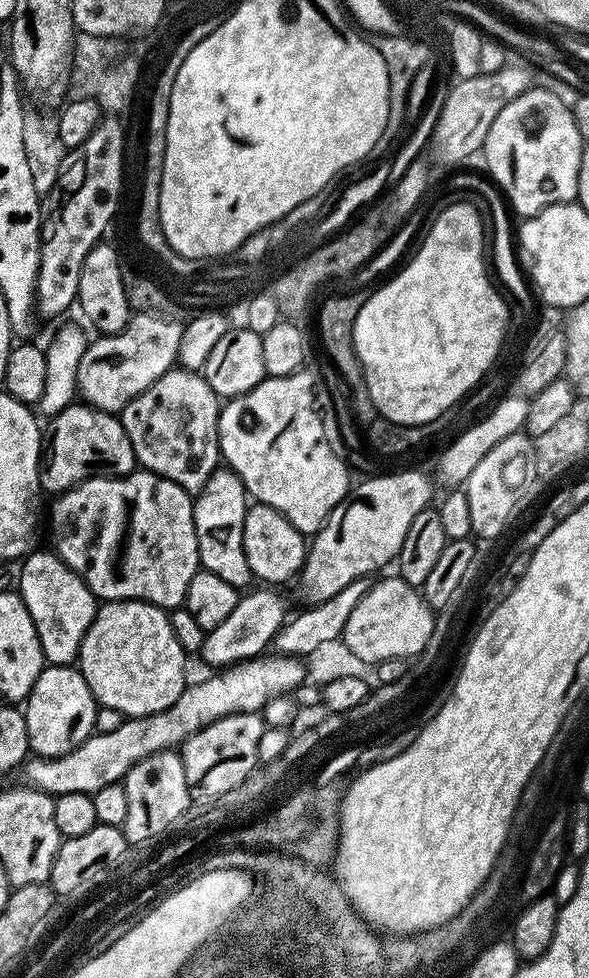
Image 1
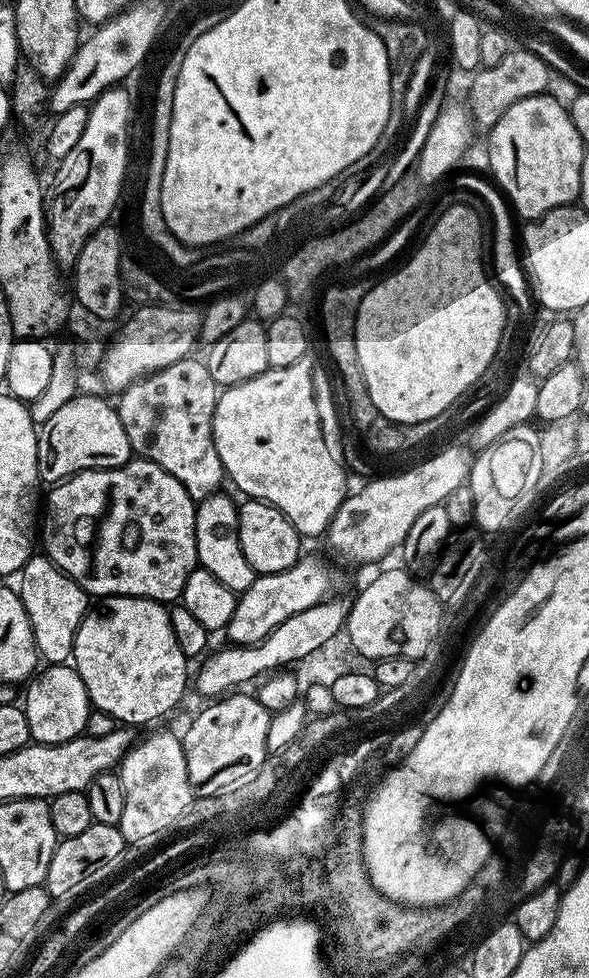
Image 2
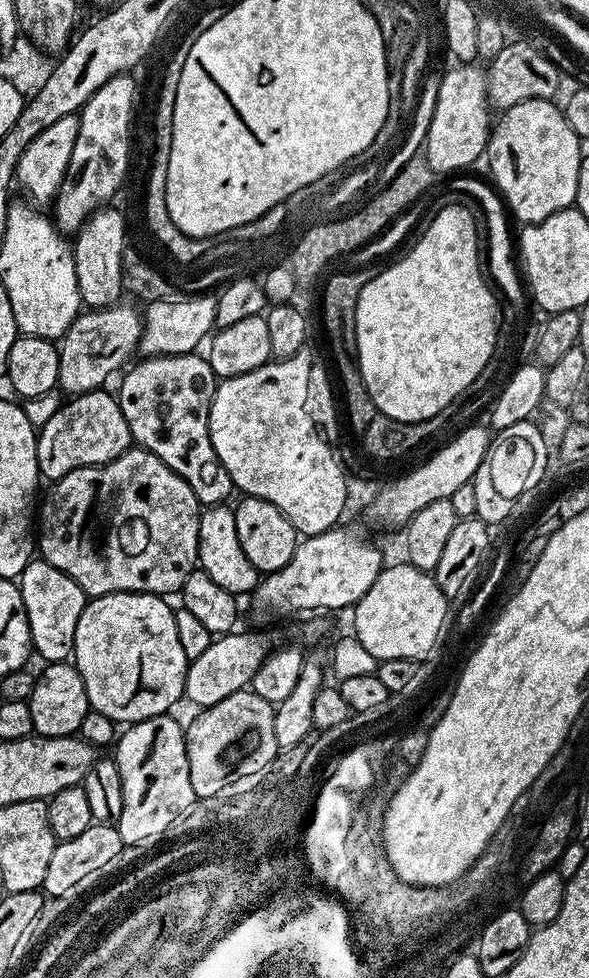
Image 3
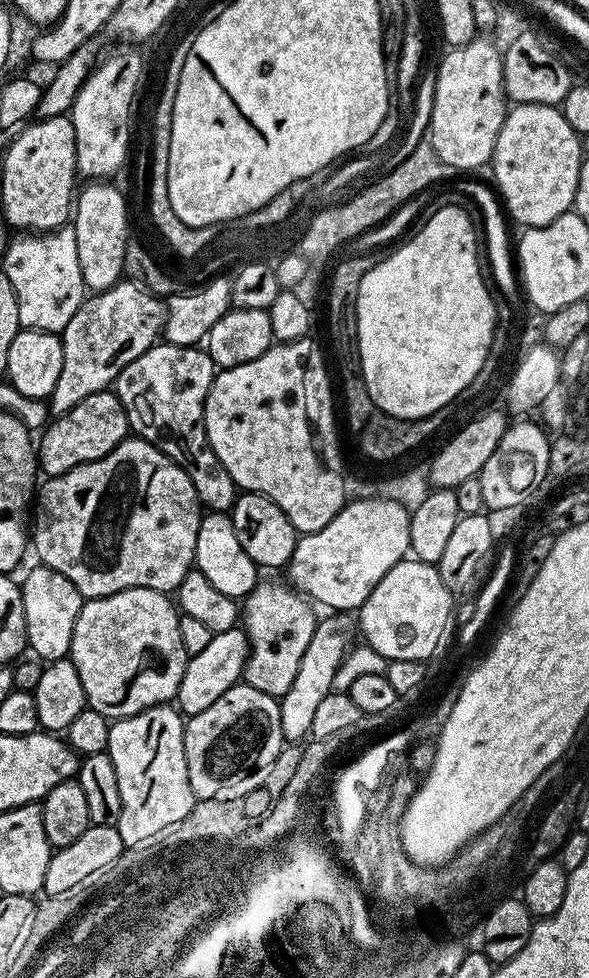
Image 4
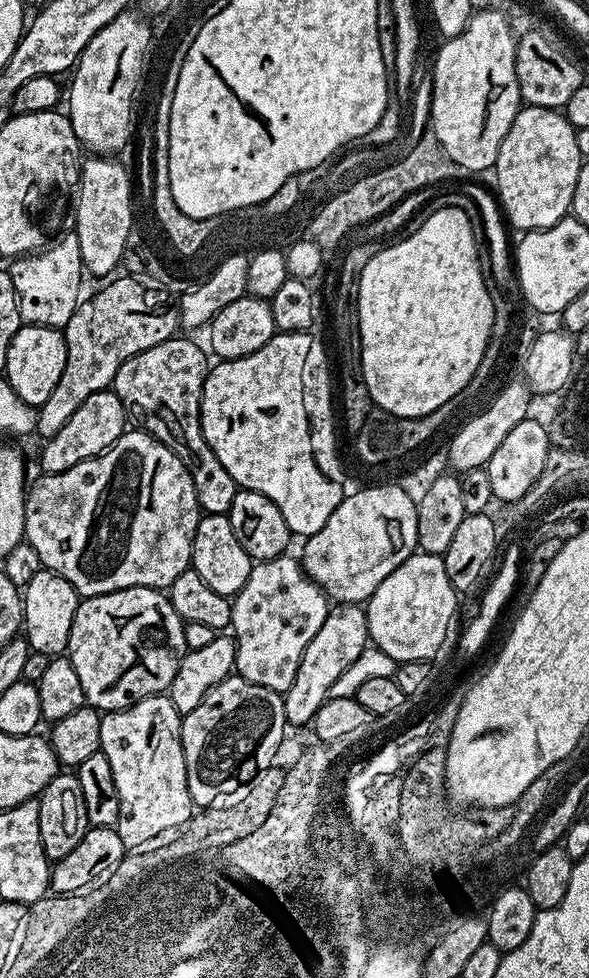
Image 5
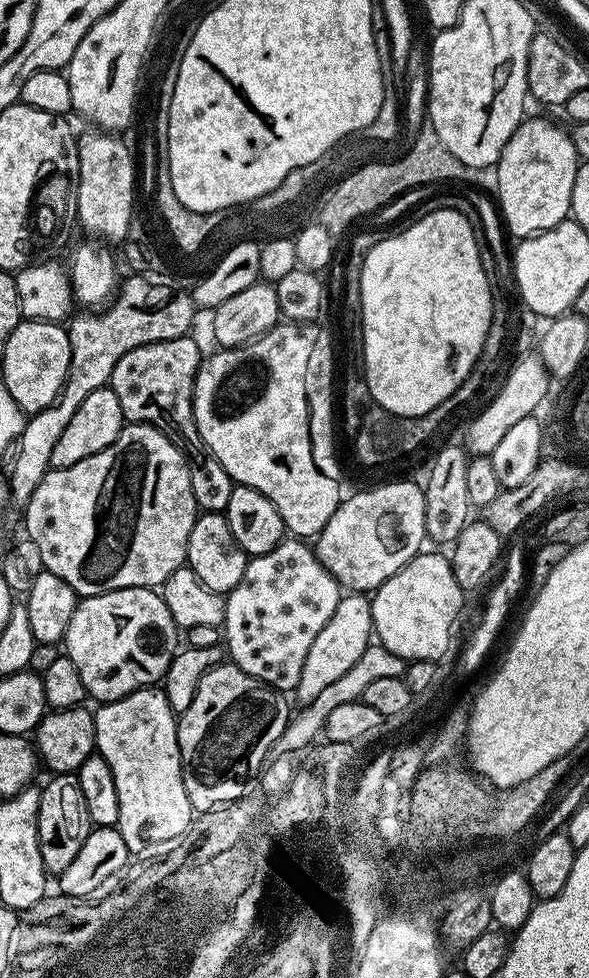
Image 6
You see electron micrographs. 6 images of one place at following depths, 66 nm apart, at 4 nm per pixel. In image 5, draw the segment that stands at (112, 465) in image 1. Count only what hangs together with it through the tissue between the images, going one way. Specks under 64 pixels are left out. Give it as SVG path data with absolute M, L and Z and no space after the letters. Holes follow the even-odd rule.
M105 390L98 394L90 394L70 419L66 426L58 430L58 434L47 437L43 441L44 453L40 456L40 464L45 473L70 470L70 466L78 466L78 462L86 462L90 458L102 455L126 430L126 413L118 394L111 390Z

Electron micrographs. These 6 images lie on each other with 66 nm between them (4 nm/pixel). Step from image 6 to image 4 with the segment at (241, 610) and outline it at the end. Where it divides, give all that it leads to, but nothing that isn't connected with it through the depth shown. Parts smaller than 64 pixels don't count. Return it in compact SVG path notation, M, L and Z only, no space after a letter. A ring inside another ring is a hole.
M259 581L242 604L242 626L248 636L249 658L244 667L245 683L277 698L286 695L298 673L300 660L318 623L313 605L283 581Z

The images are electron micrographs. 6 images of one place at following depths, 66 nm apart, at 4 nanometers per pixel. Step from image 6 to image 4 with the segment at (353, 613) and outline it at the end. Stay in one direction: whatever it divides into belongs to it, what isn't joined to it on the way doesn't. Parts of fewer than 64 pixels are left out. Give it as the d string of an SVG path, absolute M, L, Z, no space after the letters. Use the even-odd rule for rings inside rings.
M331 613L328 617L324 617L317 623L315 632L310 640L310 644L306 648L302 660L299 662L298 673L294 677L294 682L291 683L290 690L286 695L282 696L280 701L280 713L282 714L282 732L285 741L289 743L297 743L303 741L310 734L310 725L314 722L315 710L326 694L333 691L332 684L334 680L334 674L337 672L337 668L340 663L345 659L348 651L351 649L352 642L350 640L355 638L358 632L357 621L349 613Z

